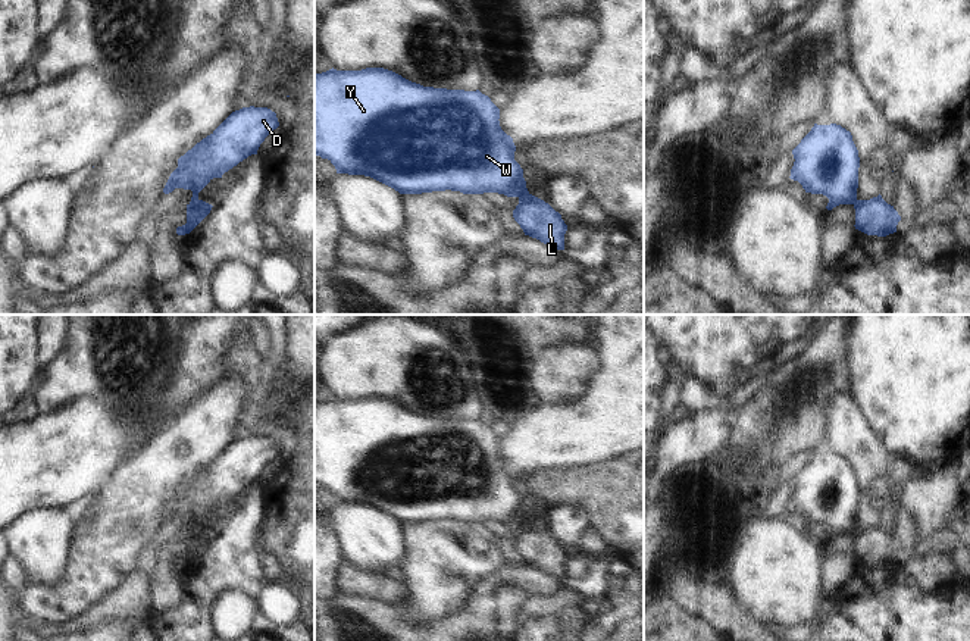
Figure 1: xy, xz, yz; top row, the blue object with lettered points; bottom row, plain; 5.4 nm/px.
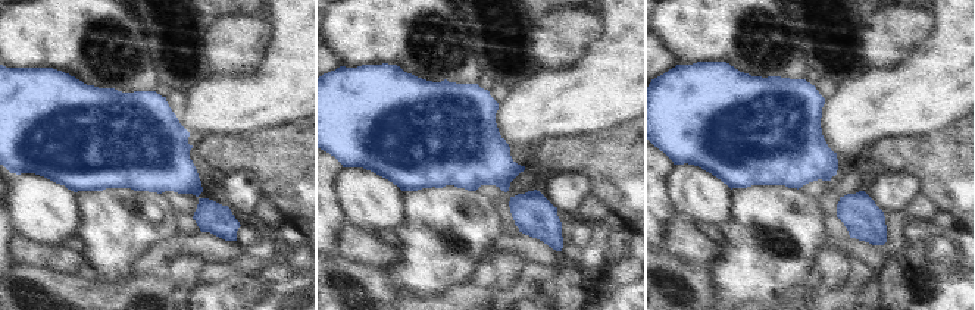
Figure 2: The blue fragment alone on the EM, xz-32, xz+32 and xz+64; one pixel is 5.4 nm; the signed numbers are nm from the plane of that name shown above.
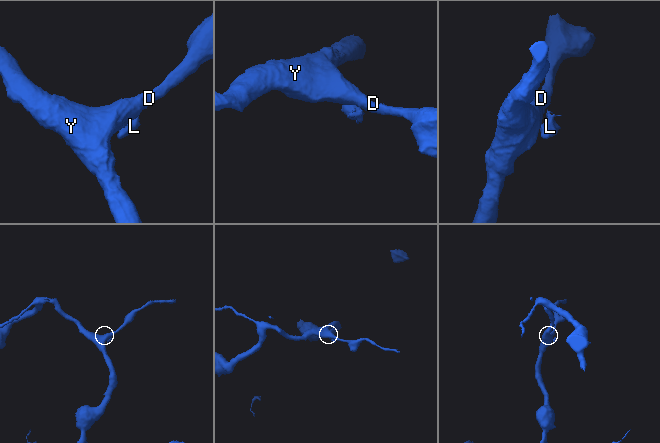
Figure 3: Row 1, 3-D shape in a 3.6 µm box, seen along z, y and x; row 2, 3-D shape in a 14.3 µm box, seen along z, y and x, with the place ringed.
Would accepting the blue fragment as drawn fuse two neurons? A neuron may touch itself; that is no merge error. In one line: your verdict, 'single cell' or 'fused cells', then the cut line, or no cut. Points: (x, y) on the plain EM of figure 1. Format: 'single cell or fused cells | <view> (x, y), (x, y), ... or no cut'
fused cells | xz (528, 522), (519, 527)

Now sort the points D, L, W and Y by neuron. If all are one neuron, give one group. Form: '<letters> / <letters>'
D W Y / L

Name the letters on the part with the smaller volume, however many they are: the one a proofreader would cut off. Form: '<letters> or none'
L

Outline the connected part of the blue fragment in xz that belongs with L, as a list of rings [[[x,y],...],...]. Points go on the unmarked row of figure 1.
[[[532,523],[519,526],[513,547],[525,565],[536,567],[554,579],[564,579],[567,554],[561,548],[561,544],[544,529]]]

